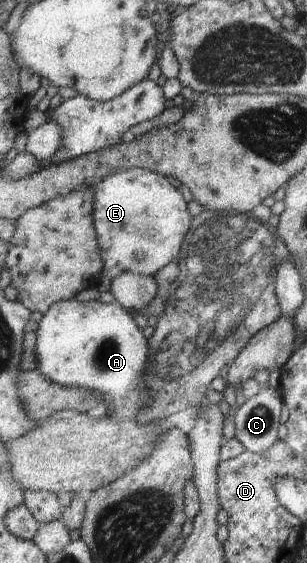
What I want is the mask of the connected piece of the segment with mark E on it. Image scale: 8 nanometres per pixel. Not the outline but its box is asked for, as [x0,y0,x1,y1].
[94,168,193,279]

